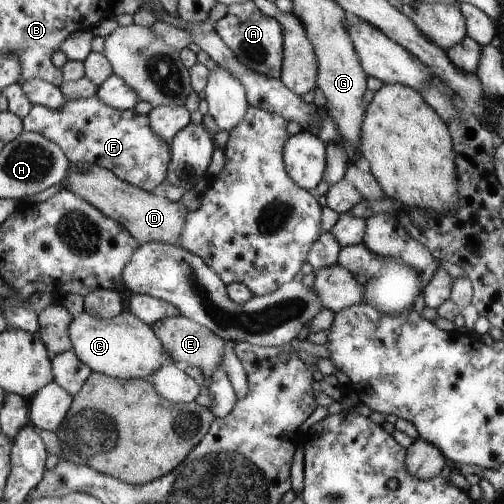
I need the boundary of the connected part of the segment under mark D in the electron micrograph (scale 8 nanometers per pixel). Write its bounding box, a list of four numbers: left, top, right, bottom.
[62,164,188,245]

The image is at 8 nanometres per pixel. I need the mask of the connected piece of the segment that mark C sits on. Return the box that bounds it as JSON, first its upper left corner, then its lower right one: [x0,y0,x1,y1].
[69,310,174,380]

